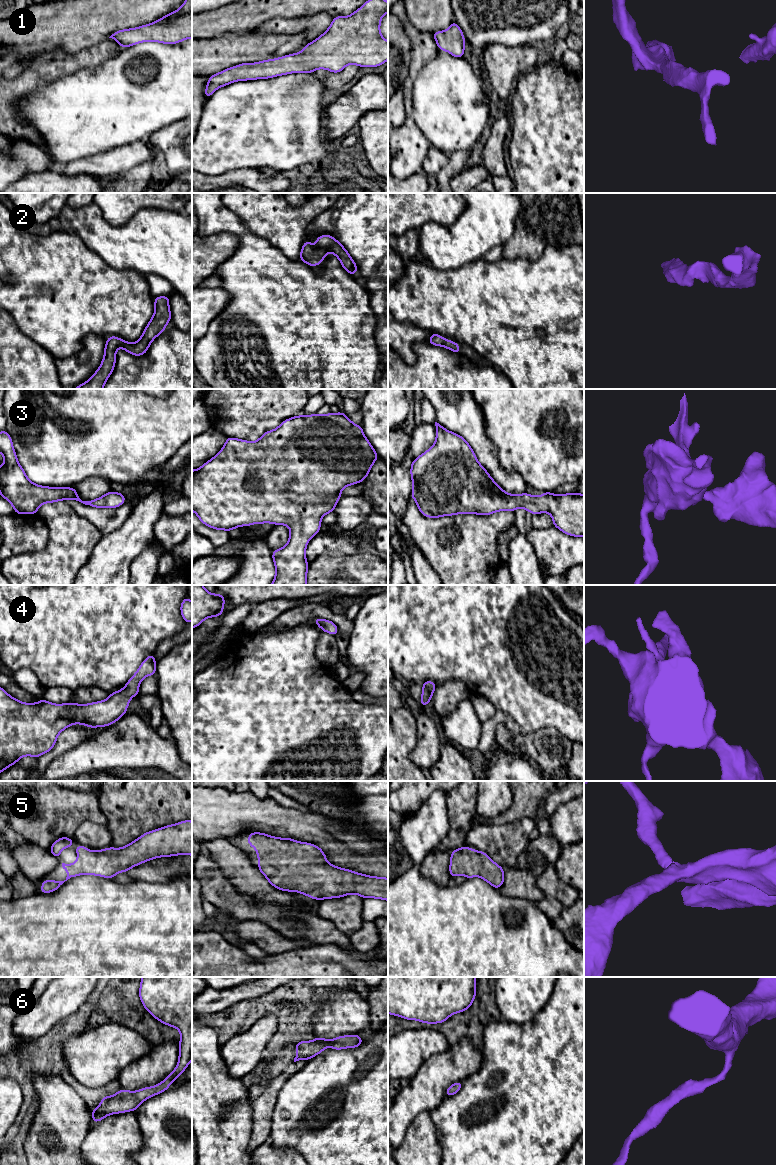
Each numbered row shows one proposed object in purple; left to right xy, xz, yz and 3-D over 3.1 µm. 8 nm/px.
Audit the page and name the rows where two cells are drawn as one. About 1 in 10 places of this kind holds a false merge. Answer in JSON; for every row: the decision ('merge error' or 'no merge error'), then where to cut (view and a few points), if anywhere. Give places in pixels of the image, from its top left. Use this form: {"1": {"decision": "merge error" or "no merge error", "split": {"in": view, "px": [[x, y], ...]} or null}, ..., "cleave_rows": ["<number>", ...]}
{"1": {"decision": "no merge error", "split": null}, "2": {"decision": "no merge error", "split": null}, "3": {"decision": "no merge error", "split": null}, "4": {"decision": "no merge error", "split": null}, "5": {"decision": "no merge error", "split": null}, "6": {"decision": "no merge error", "split": null}, "cleave_rows": []}

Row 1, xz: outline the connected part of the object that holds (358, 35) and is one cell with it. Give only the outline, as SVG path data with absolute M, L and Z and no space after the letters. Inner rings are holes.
M368 0L351 15L333 18L329 28L313 42L309 42L301 52L257 63L241 63L209 76L204 95L208 98L218 88L236 81L267 79L290 73L313 73L316 69L339 73L348 64L359 67L383 65L388 60L388 41L380 32L380 23L385 13L388 13L387 1Z

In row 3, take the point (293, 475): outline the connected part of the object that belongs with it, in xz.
M342 411L326 415L296 415L284 420L276 429L266 431L255 442L227 437L223 448L212 459L192 470L192 511L204 525L215 530L229 532L255 523L288 526L288 543L272 551L276 574L270 585L307 585L308 542L320 532L322 517L334 511L341 491L364 481L378 458L362 426L354 424Z

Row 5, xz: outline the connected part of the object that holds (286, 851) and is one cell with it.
M259 832L250 833L247 843L257 850L259 871L270 885L279 890L298 892L316 900L356 894L363 899L376 898L388 901L388 878L368 876L332 865L327 861L322 849L312 843L268 836Z

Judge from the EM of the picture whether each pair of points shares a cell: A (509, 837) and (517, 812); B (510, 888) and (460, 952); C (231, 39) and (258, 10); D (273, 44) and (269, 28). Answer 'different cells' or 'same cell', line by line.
A: different cells
B: different cells
C: different cells
D: different cells

